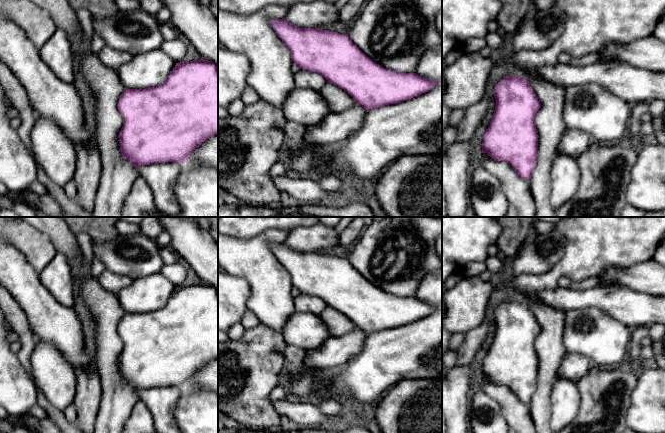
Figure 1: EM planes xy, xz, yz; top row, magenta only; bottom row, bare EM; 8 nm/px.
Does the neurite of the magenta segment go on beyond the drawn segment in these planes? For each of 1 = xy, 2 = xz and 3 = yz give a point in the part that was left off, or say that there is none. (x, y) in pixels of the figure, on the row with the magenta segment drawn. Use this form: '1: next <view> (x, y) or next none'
1: next none
2: next none
3: next none

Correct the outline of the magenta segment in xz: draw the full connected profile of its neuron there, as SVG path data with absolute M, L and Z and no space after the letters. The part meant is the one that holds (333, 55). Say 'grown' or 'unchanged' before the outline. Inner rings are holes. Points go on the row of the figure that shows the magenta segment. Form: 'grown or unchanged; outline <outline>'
unchanged; outline M285 18L270 22L273 30L291 52L291 59L300 69L317 72L327 83L340 87L347 92L357 104L366 110L399 103L420 96L432 90L439 82L427 80L415 73L400 73L384 68L365 55L348 37L347 34L331 32L321 28L299 28L289 24Z

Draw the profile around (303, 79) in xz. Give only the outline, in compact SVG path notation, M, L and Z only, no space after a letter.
M301 69L295 74L296 88L310 88L314 91L320 91L326 83L327 80L317 72Z

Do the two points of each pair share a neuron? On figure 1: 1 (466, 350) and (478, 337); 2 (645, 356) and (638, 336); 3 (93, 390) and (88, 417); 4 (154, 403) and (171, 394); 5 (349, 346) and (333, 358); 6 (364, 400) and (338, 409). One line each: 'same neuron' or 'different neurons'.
1: same neuron
2: different neurons
3: same neuron
4: same neuron
5: same neuron
6: different neurons

